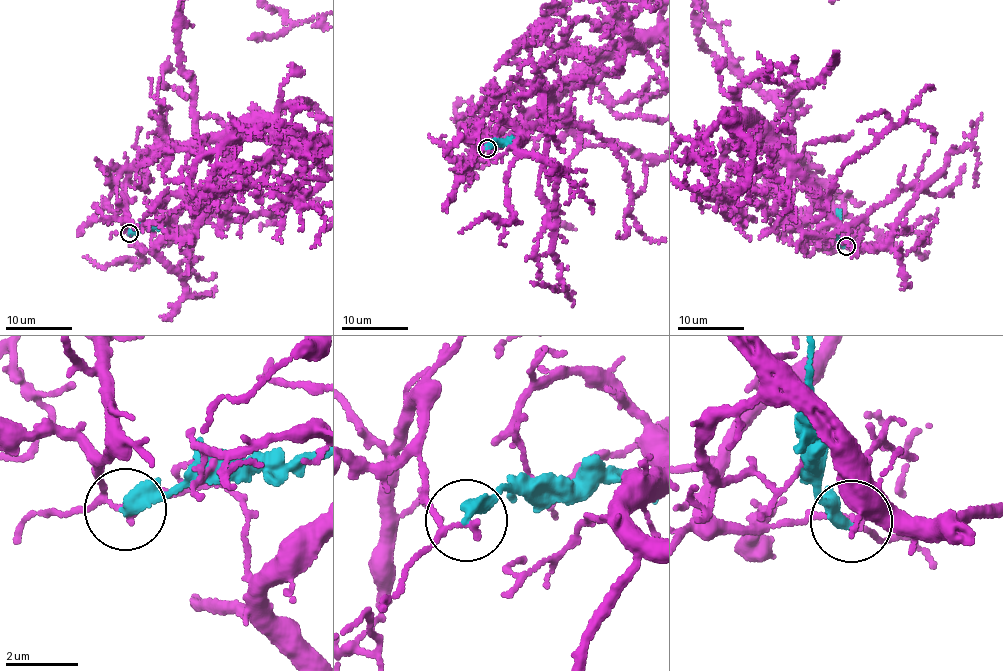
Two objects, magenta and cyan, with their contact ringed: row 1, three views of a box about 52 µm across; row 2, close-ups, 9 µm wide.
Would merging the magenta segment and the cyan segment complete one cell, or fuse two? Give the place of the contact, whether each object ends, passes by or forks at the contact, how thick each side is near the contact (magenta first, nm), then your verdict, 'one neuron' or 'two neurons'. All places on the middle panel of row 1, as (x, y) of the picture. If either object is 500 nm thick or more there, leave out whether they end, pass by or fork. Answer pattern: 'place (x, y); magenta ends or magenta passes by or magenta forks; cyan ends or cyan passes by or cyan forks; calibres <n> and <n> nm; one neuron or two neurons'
place (487, 148); magenta passes by; cyan ends; calibres 150 and 400 nm; two neurons

